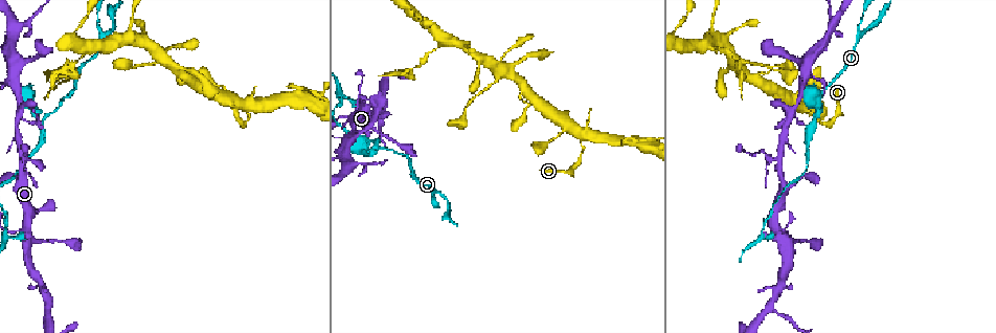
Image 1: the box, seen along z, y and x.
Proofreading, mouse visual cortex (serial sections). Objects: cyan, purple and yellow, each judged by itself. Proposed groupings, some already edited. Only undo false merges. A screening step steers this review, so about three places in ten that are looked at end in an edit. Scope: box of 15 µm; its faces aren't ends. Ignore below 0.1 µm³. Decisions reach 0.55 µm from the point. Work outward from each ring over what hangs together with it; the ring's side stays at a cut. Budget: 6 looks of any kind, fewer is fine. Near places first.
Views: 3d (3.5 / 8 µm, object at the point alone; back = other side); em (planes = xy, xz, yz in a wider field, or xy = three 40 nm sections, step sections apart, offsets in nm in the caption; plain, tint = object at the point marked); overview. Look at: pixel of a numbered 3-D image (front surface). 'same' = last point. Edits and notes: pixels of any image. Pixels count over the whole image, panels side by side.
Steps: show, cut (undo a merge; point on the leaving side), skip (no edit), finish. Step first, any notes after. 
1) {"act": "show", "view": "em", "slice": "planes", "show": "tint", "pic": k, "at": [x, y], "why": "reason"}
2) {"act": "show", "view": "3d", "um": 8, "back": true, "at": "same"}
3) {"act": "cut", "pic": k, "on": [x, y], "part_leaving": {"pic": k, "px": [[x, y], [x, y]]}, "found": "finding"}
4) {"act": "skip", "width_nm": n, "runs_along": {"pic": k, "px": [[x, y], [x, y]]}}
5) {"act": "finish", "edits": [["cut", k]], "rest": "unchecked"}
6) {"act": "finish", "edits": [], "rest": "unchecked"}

{"act": "show", "view": "3d", "um": 3.5, "pic": 1, "at": [16, 85], "why": "thin arm on a thick one"}

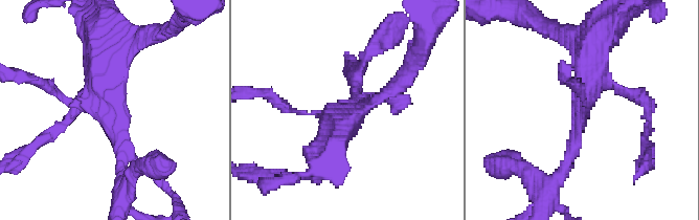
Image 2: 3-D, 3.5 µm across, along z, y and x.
{"act": "show", "view": "em", "slice": "xy", "step": 3, "show": "tint", "pic": 2, "at": [580, 117], "arms": 3, "arm_widths_nm": [100, 200, 400]}

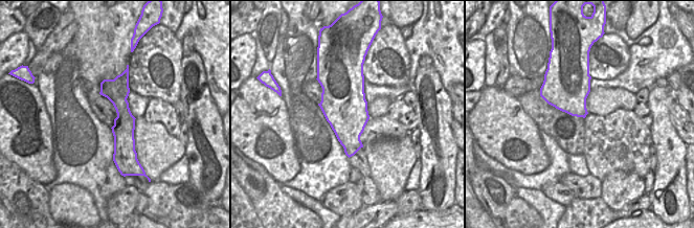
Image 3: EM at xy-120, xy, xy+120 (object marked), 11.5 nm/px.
{"act": "skip", "runs_along": {"pic": 3, "px": [[126, 75], [117, 161]]}, "found": "all the same cell"}

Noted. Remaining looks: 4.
{"act": "show", "view": "3d", "um": 8, "pic": 1, "at": [377, 149], "why": "sharp bend"}

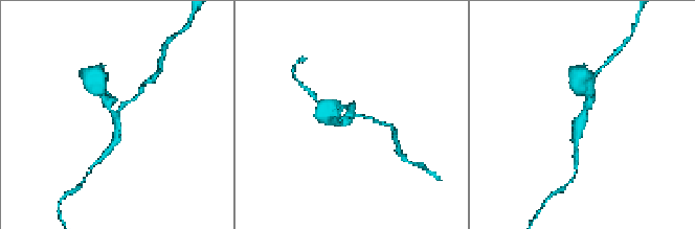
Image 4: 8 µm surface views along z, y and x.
{"act": "show", "view": "3d", "um": 3.5, "back": true, "pic": 4, "at": [582, 117], "why": "closer look"}

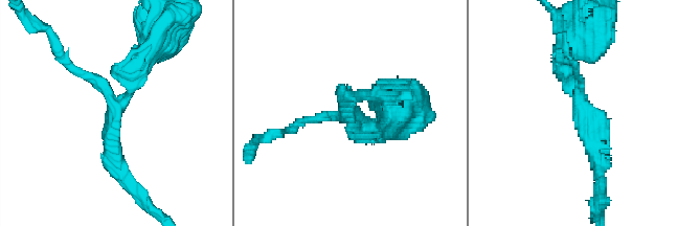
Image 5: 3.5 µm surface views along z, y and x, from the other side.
{"act": "skip", "runs_along": {"pic": 5, "px": [[67, 62], [115, 107], [151, 52]]}, "found": "continuous, no second cell"}

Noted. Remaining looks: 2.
{"act": "show", "view": "3d", "um": 8, "pic": 1, "at": [14, 27], "why": "thin arm on a thick one"}

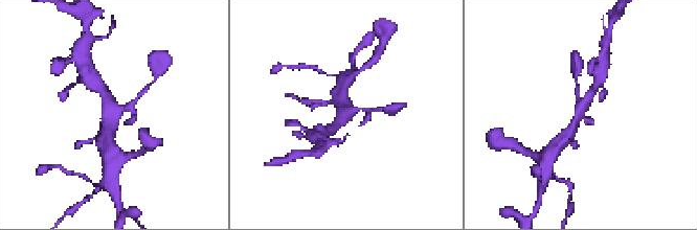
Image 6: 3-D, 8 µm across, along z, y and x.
{"act": "show", "view": "em", "slice": "xy", "step": 1, "show": "tint", "pic": 6, "at": [350, 112], "arms": 3, "arm_widths_nm": [150, 350, 450]}

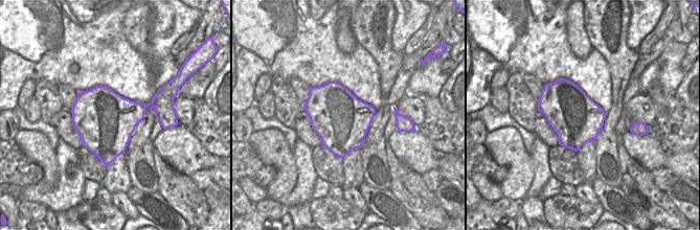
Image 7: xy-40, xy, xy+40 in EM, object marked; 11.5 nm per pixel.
{"act": "skip", "runs_along": {"pic": 6, "px": [[563, 139], [593, 90]]}, "found": "all the same cell"}

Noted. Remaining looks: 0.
{"act": "finish", "edits": [], "rest": "unchecked"}

